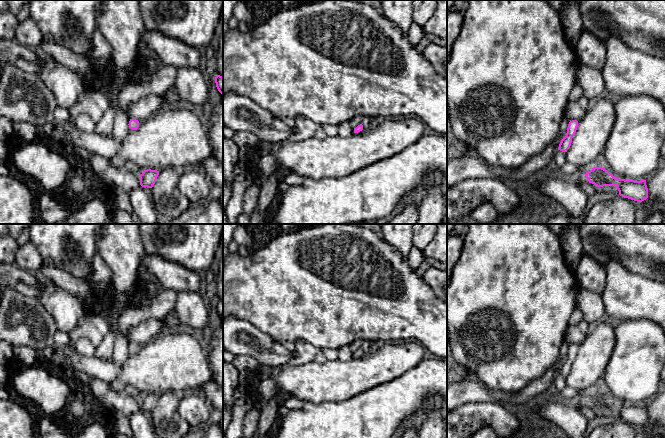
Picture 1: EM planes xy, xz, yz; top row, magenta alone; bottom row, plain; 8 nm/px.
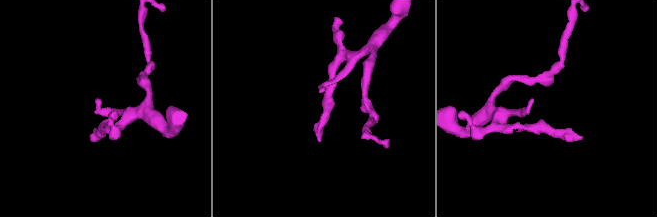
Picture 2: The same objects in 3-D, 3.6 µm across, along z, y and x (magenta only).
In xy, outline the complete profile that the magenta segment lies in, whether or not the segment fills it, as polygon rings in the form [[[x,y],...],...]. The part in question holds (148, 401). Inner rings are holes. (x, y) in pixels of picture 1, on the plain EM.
[[[147,393],[140,399],[140,409],[144,412],[152,412],[155,408],[159,395]]]

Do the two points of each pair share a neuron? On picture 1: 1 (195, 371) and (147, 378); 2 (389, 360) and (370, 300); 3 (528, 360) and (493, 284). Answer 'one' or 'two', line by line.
1: one
2: two
3: one

